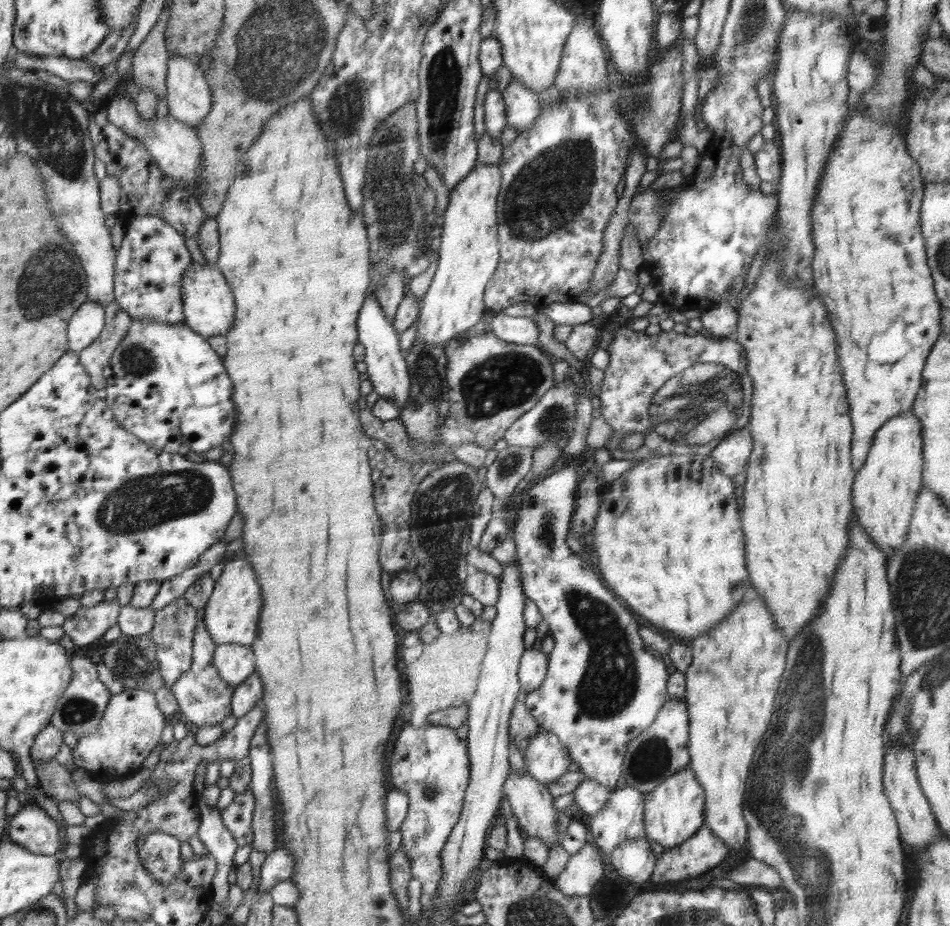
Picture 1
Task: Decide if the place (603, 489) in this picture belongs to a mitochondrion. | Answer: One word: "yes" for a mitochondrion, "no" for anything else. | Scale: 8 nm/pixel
no

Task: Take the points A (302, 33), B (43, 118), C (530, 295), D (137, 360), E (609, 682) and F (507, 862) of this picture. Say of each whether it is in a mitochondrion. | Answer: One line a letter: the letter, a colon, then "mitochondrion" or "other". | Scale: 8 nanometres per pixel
A: mitochondrion
B: mitochondrion
C: other
D: mitochondrion
E: mitochondrion
F: other

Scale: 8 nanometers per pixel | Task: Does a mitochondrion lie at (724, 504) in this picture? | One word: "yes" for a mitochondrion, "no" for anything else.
no

